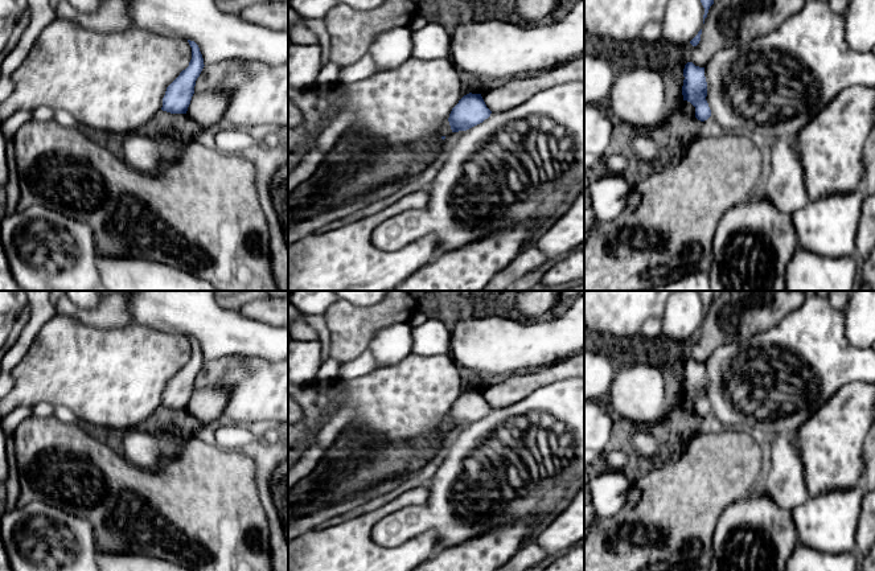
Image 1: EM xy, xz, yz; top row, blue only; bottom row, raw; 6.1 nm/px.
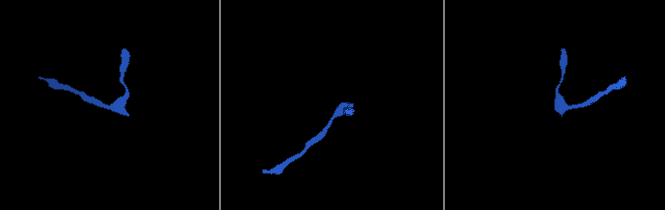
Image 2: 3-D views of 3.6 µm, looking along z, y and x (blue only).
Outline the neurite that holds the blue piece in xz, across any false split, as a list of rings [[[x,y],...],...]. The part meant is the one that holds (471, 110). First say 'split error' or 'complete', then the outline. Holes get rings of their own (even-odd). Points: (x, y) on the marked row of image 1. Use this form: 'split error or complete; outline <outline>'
complete; outline [[[467,94],[452,108],[448,122],[452,132],[467,131],[490,116],[481,94]]]

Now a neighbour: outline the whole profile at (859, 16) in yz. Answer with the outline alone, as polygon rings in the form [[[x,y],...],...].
[[[850,0],[846,19],[846,42],[855,52],[875,48],[875,0]]]

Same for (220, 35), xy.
[[[123,0],[123,4],[135,26],[165,37],[194,41],[202,54],[204,65],[233,58],[270,66],[288,62],[288,32],[245,21],[238,15],[226,12],[215,0]]]

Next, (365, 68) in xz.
[[[367,52],[366,56],[357,63],[341,69],[338,75],[338,83],[353,83],[366,79],[377,73],[377,65]]]

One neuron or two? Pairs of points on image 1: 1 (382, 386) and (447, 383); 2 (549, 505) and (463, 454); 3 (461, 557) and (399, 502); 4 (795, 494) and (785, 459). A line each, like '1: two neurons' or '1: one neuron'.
1: one neuron
2: two neurons
3: two neurons
4: one neuron

